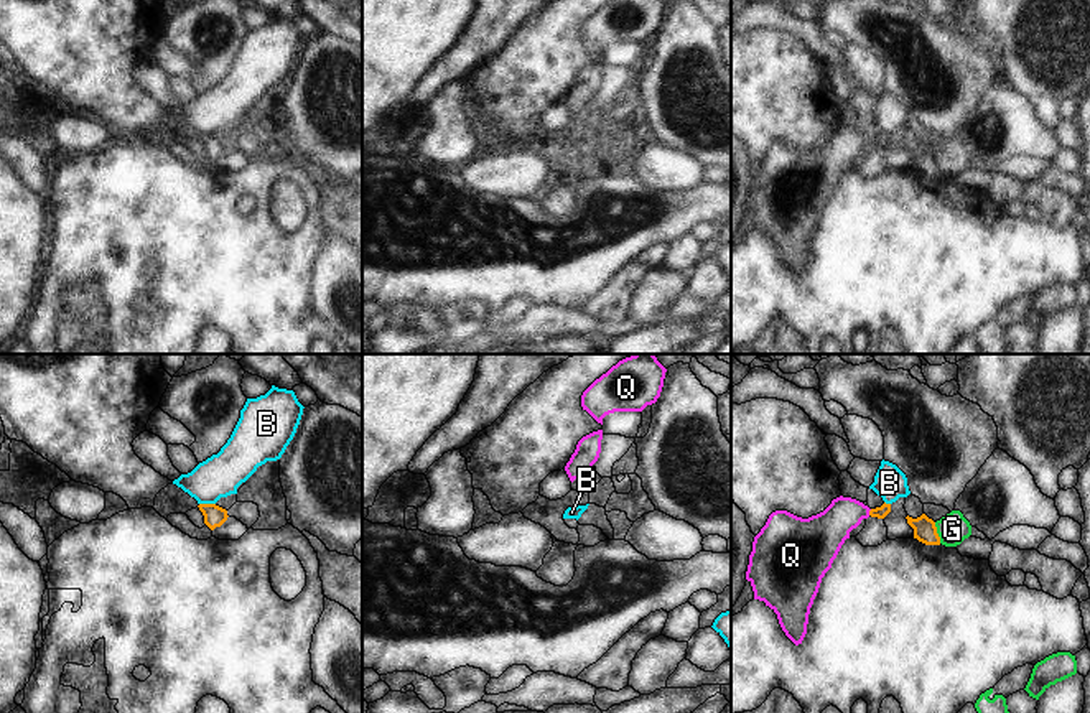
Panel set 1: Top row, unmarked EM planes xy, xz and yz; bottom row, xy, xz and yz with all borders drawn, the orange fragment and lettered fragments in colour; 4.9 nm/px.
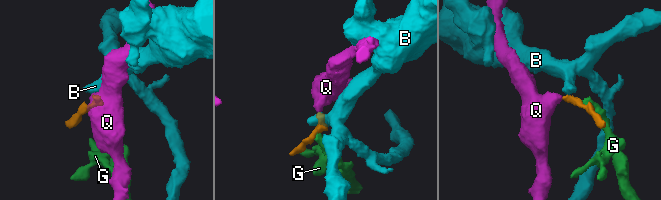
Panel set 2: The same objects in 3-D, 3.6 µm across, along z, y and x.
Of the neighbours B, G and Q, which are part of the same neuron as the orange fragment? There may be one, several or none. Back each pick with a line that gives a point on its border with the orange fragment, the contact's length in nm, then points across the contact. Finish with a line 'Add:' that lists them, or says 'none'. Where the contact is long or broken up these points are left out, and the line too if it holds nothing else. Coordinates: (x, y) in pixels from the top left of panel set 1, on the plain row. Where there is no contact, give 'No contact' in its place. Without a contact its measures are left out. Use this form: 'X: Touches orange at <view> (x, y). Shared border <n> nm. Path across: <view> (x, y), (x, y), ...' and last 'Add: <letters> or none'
Q: Touches orange at yz (870, 144). Shared border 40 nm. Path across: yz (885, 140), (881, 144), (870, 144), (843, 145), (824, 165)
Add: Q.

